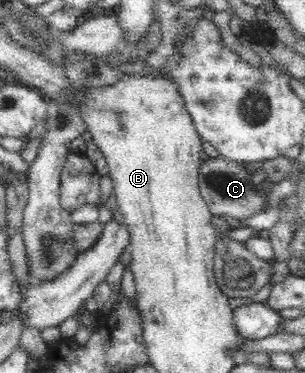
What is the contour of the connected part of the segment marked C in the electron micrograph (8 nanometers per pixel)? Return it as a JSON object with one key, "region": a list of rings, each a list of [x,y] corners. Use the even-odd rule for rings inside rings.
{"region":[[[220,155],[209,158],[199,167],[198,184],[213,216],[231,217],[246,222],[253,215],[266,212],[268,209],[268,193],[272,186],[268,182],[267,174],[251,165],[232,161]]]}

